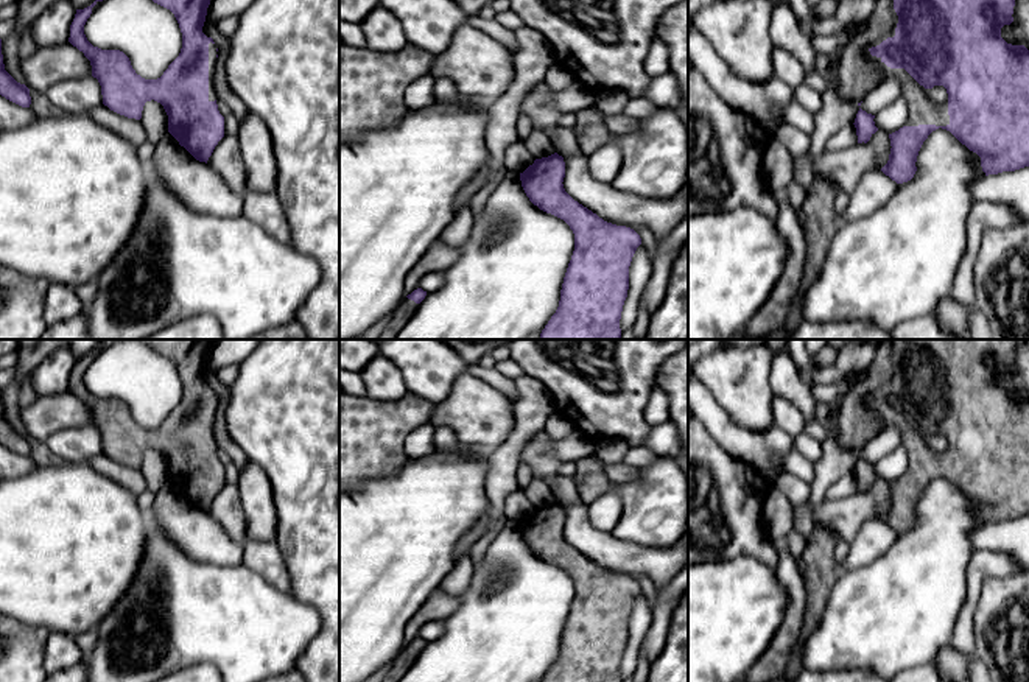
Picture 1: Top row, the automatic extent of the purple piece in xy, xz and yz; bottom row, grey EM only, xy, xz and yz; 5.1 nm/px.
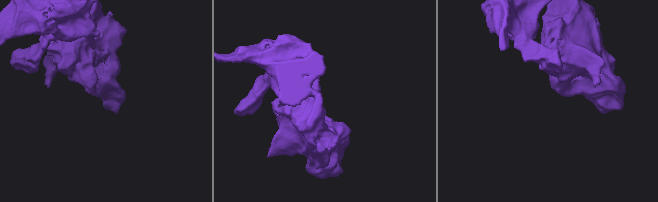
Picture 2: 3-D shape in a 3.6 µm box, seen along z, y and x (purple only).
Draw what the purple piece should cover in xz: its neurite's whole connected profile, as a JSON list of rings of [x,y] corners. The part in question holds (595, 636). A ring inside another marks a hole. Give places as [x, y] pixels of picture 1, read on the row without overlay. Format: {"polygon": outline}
{"polygon": [[[557,501],[520,522],[522,536],[540,559],[564,568],[574,582],[560,649],[542,682],[621,682],[629,615],[640,584],[604,570],[564,537],[565,511]]]}

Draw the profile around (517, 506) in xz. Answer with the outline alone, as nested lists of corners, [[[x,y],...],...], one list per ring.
[[[515,489],[504,498],[504,517],[512,522],[523,522],[534,512],[534,506],[529,503],[522,489]]]

